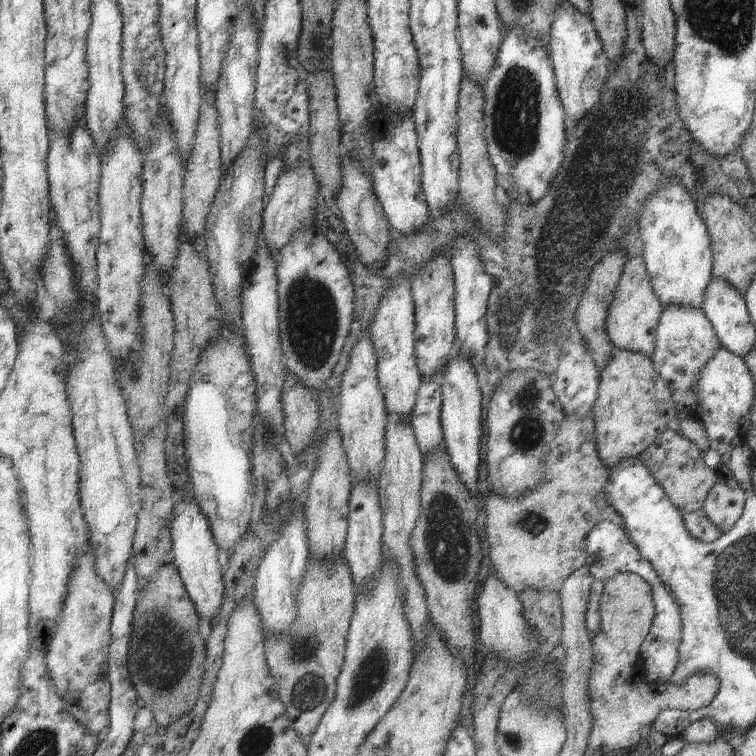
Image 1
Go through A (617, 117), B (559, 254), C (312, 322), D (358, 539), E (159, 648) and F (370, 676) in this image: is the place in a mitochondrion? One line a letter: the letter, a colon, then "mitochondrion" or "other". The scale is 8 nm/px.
A: mitochondrion
B: mitochondrion
C: mitochondrion
D: other
E: mitochondrion
F: mitochondrion

